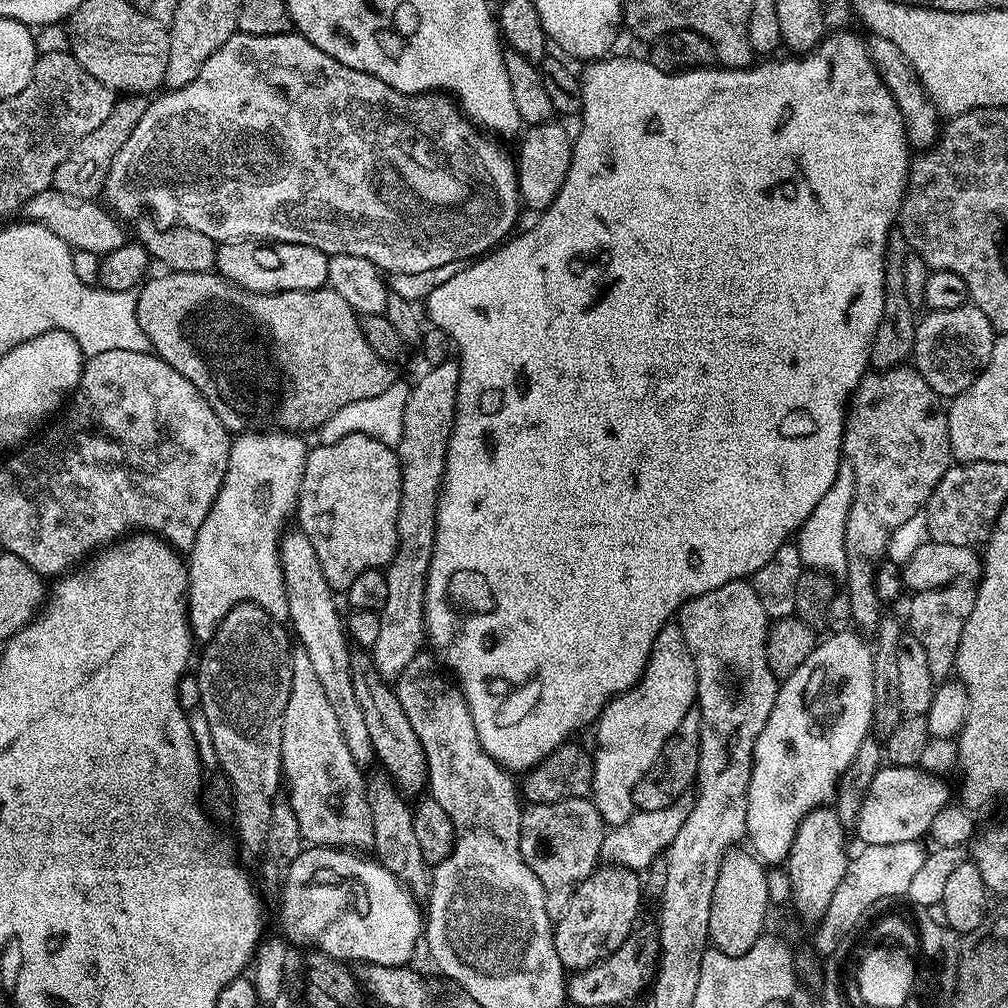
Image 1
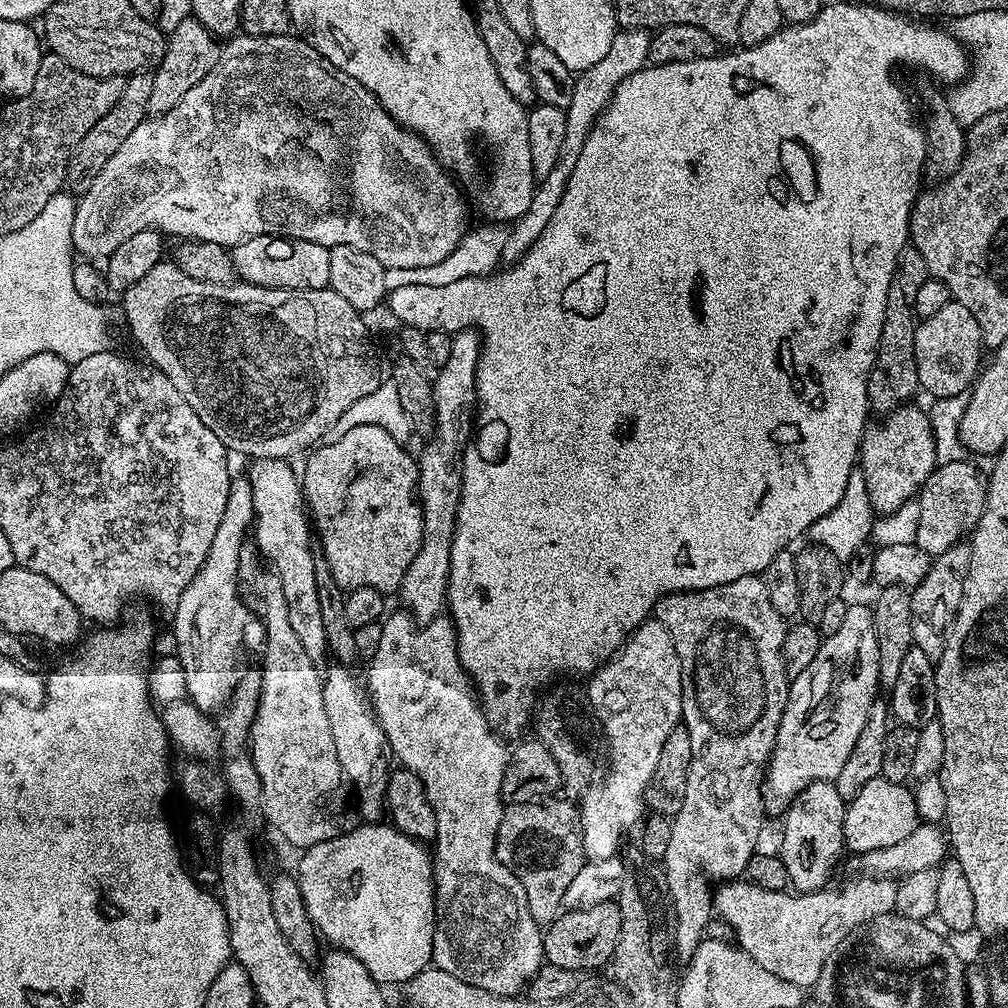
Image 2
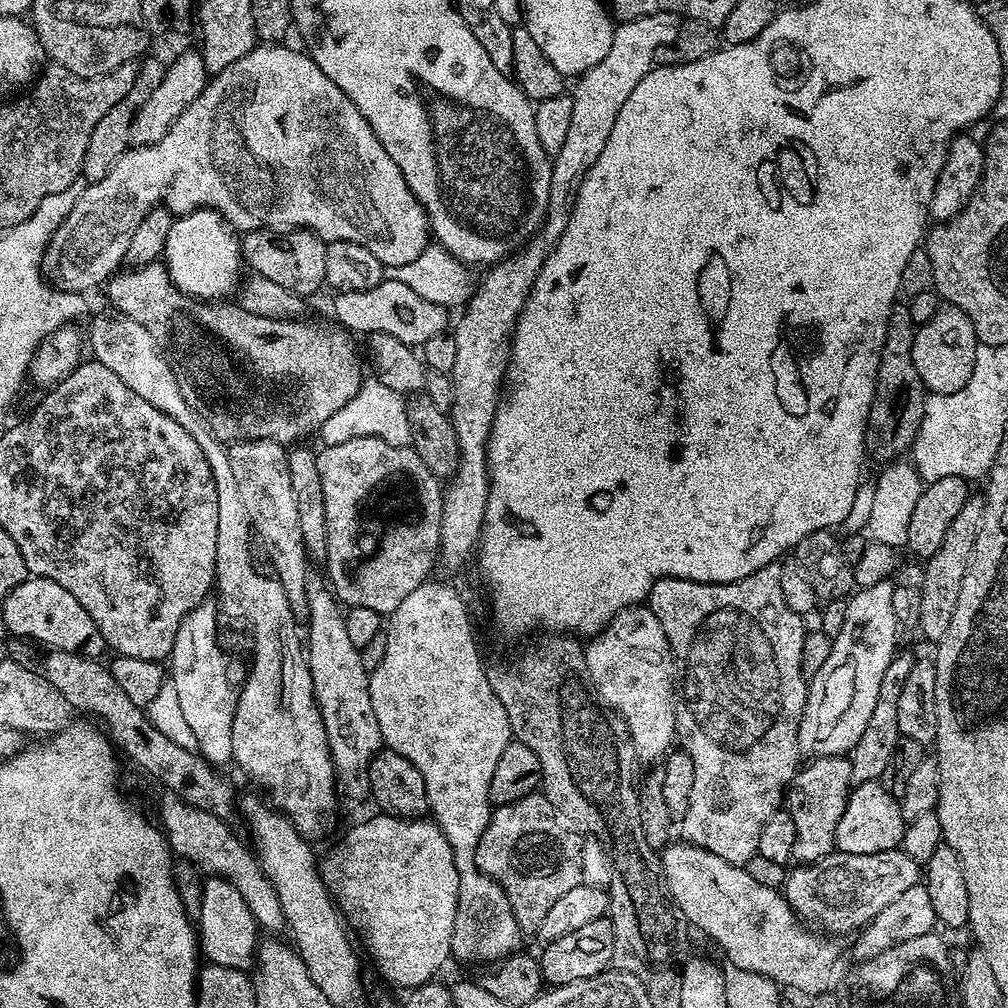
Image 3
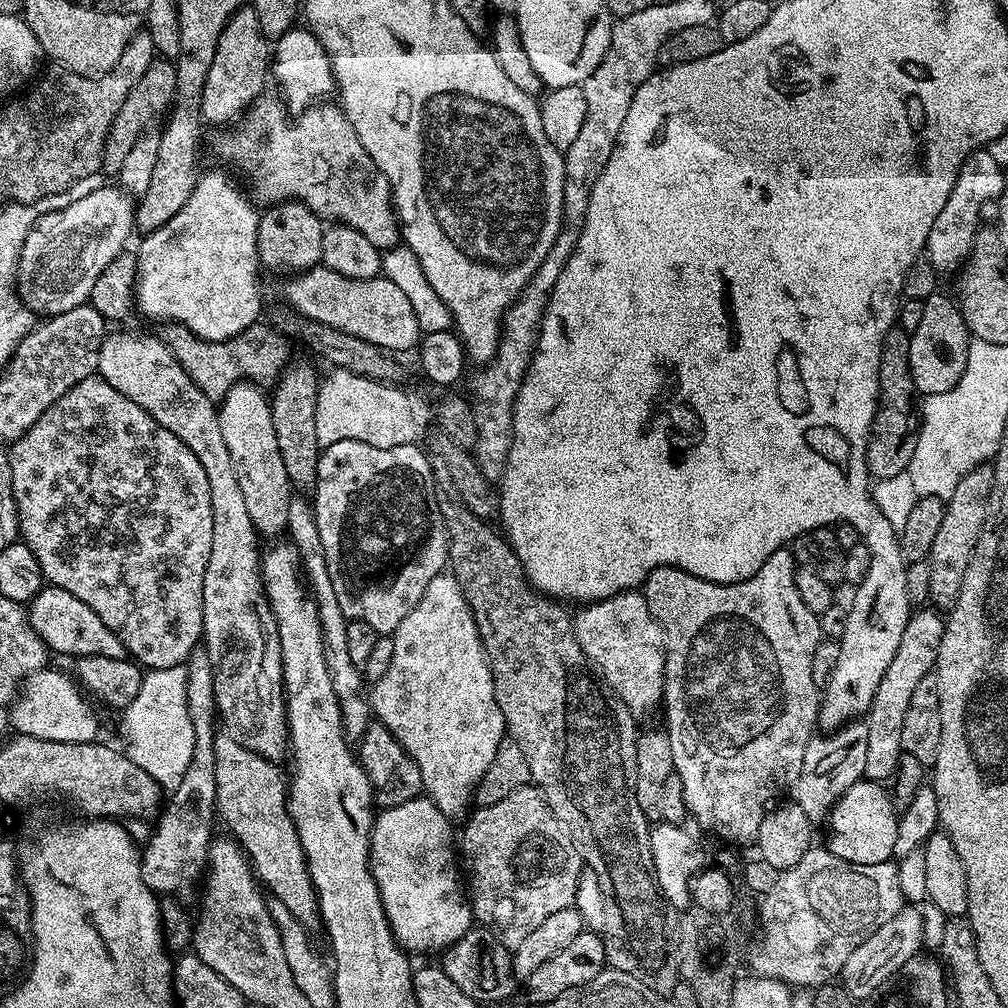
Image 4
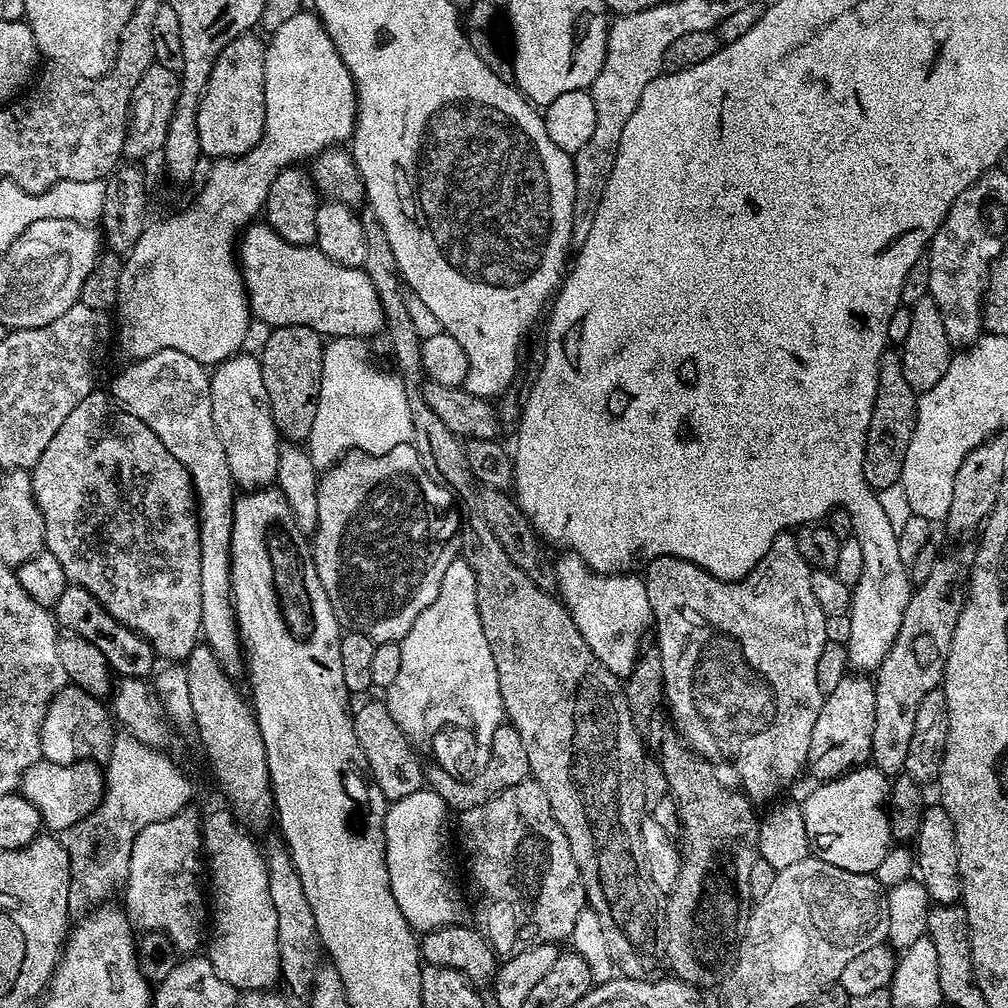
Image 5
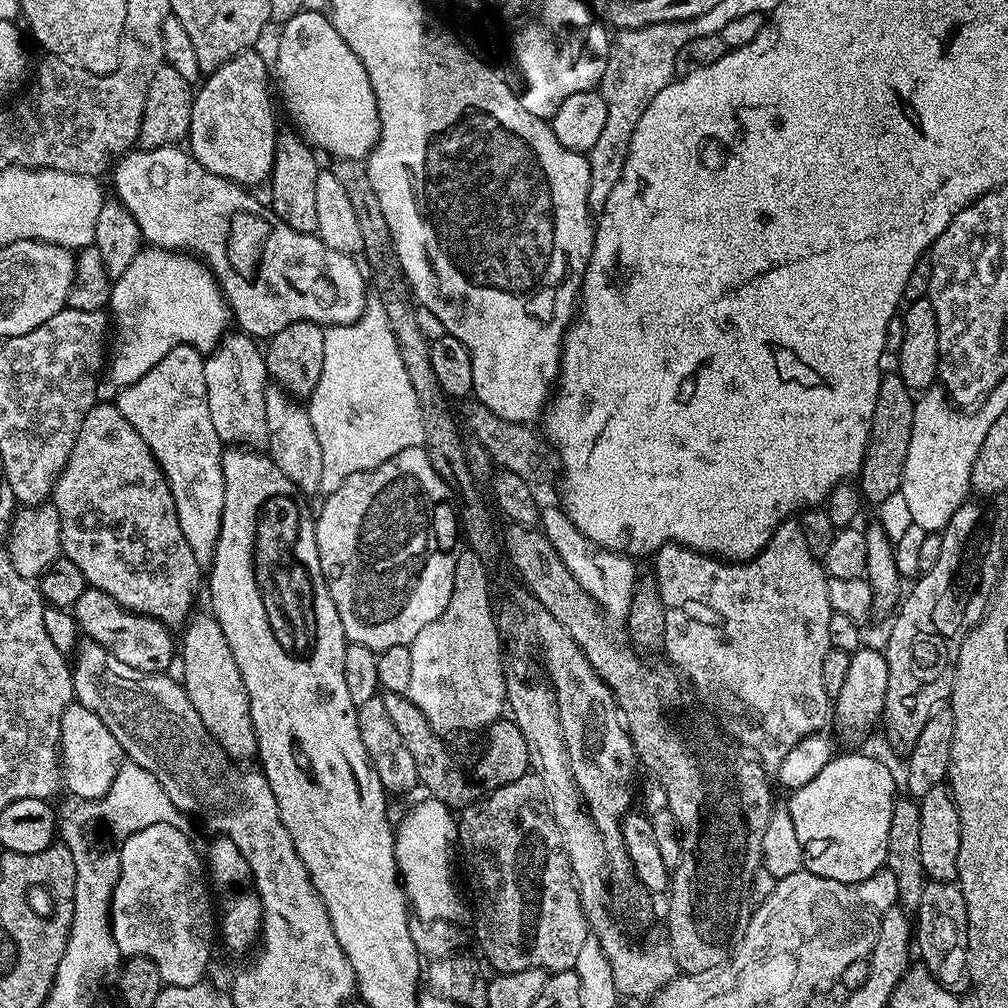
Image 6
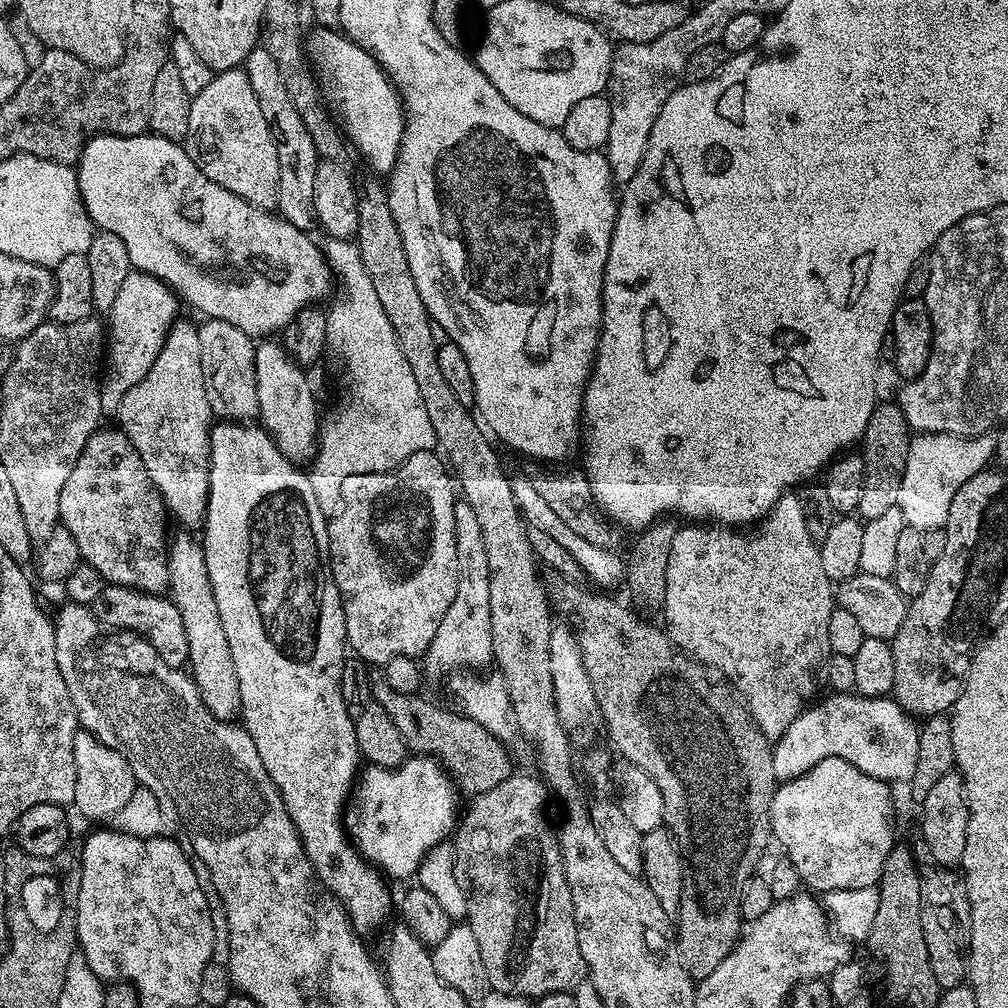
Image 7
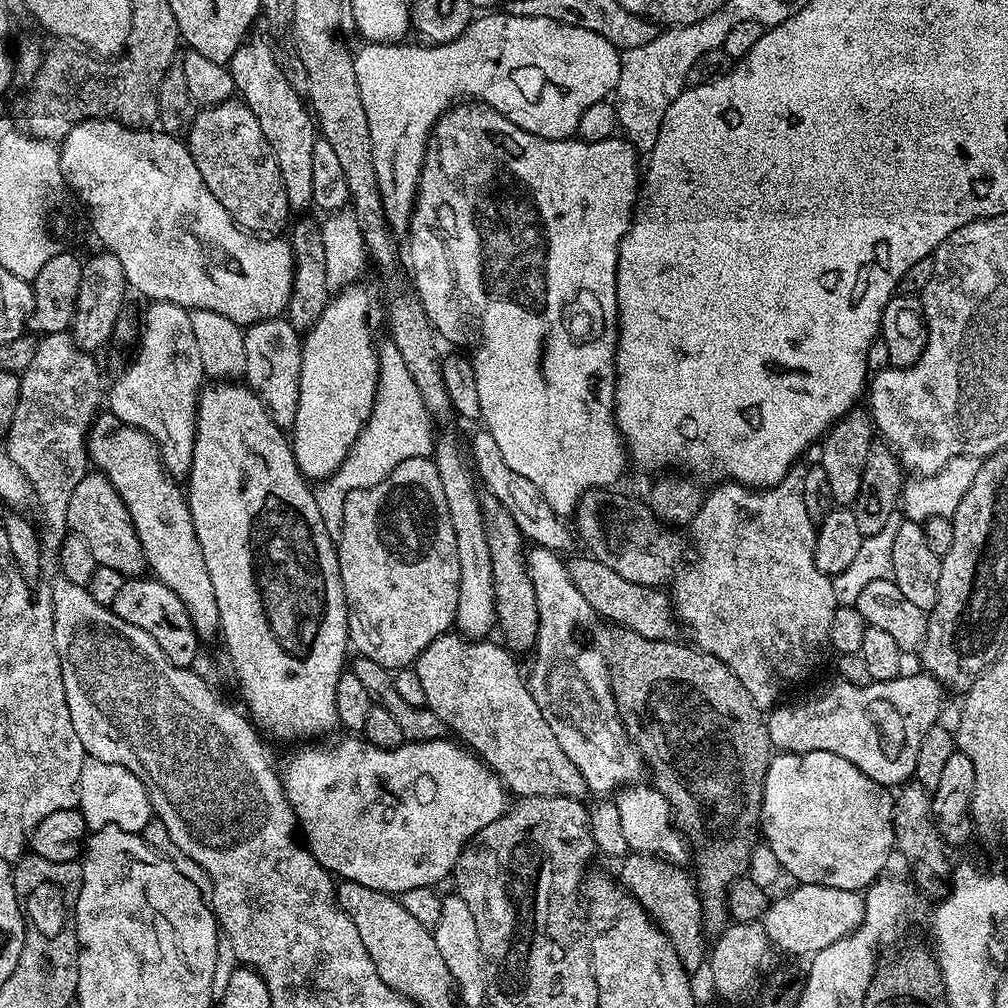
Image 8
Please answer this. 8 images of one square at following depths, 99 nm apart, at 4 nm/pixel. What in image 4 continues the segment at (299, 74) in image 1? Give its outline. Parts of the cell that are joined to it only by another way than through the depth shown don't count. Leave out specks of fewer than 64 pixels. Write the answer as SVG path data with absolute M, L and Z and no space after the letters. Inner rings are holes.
M261 94L252 101L235 126L221 131L224 133L213 142L212 148L226 163L233 164L238 171L248 175L247 187L257 205L271 206L282 204L286 200L296 200L325 222L345 224L358 230L358 234L370 238L376 248L394 248L401 239L401 234L392 207L390 186L382 170L378 170L370 154L366 154L362 142L358 142L358 134L354 134L354 126L350 126L344 109L335 103L328 103L332 102L317 102L295 118L290 118L290 112L279 95ZM105 186L88 192L78 202L70 202L62 210L47 212L40 216L38 222L26 234L26 242L20 251L20 261L16 267L16 290L21 300L32 309L33 313L47 318L57 316L66 310L74 310L78 306L89 303L92 299L94 282L98 282L98 274L114 262L120 253L125 251L128 235L134 232L133 225L134 200L119 187Z

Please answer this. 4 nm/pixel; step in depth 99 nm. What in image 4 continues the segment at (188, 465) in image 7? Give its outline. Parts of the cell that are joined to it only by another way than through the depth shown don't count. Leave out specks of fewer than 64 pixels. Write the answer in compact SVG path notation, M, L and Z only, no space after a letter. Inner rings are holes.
M109 331L104 337L98 354L98 375L106 382L110 382L110 386L114 386L114 390L118 390L118 394L126 394L126 398L130 398L130 402L138 402L138 406L142 406L142 410L150 413L159 424L166 426L166 430L170 430L170 434L174 434L182 442L186 442L186 446L190 446L190 450L194 450L194 458L198 458L198 462L202 462L202 470L206 470L206 479L210 481L210 502L214 510L214 542L210 545L210 562L206 562L206 578L202 582L202 626L204 627L202 651L208 655L208 661L214 674L216 710L219 719L222 721L222 728L224 724L223 731L230 738L234 738L234 742L242 742L242 746L246 746L246 750L254 750L267 760L279 761L279 756L283 752L285 755L289 751L288 715L284 709L284 671L282 670L280 639L276 633L276 619L272 617L272 608L268 604L268 597L264 595L264 582L260 579L262 554L260 550L256 550L258 533L256 527L250 522L250 513L246 511L246 502L242 495L242 489L238 487L238 474L234 474L234 462L230 462L230 450L226 450L226 442L222 442L220 414L217 405L210 398L206 398L206 394L202 394L202 390L198 390L198 386L190 378L190 374L186 374L186 370L182 370L178 358L164 345L163 339L157 337L155 340L152 336L139 336L136 332Z

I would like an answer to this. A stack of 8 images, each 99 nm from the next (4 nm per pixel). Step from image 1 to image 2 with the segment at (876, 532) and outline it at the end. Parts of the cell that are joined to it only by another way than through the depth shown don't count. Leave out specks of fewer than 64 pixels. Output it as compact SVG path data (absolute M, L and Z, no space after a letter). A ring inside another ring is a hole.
M909 402L883 417L881 424L869 423L860 443L858 468L865 475L873 513L889 514L917 499L920 487L938 467L932 418Z

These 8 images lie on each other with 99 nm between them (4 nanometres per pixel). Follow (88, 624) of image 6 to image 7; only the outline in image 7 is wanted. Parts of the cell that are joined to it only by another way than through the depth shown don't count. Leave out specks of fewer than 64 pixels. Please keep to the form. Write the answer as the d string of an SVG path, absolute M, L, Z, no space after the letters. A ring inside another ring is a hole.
M105 583L104 592L94 605L96 621L105 629L117 632L136 632L154 646L154 650L166 662L166 666L183 669L188 662L190 645L186 642L186 629L182 623L182 614L174 606L171 598L155 592L139 592L126 586Z

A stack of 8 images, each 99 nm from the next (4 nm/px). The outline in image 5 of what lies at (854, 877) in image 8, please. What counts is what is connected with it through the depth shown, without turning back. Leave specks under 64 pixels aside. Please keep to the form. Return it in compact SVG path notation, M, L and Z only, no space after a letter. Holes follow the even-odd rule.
M857 766L851 772L837 776L835 780L825 780L815 786L817 788L802 800L806 834L815 855L830 862L830 866L842 866L842 870L876 873L893 843L892 831L888 825L889 777L879 772L875 766Z

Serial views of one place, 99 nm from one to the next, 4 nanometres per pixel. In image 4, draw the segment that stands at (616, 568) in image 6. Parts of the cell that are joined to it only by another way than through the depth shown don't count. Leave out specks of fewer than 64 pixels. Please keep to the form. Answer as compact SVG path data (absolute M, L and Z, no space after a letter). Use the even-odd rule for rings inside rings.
M643 591L619 592L577 608L580 609L575 609L572 625L585 661L631 710L633 717L641 718L655 708L657 711L664 698L664 631L654 618Z

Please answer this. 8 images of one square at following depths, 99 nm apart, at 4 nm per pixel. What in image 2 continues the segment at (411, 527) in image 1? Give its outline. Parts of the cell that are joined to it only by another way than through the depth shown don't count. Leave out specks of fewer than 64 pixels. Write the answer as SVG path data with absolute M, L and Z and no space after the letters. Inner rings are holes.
M475 330L457 332L452 336L450 342L450 358L439 365L437 376L432 380L434 390L434 410L436 411L436 430L434 439L424 449L418 452L418 499L422 510L422 522L424 533L422 534L422 546L410 562L410 570L406 570L406 578L402 578L398 589L398 597L405 609L410 613L417 625L428 624L445 611L448 599L448 575L450 574L450 550L454 542L454 530L456 529L456 515L458 514L458 502L462 490L462 470L464 469L464 445L469 439L474 428L474 417L478 412L478 401L476 398L476 367L480 357L480 346L482 337Z

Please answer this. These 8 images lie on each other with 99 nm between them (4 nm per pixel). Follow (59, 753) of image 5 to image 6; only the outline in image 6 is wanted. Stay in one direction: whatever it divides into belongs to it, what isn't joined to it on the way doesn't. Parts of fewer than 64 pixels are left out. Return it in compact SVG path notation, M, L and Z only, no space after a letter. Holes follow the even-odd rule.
M78 703L69 704L62 714L62 730L60 731L60 762L62 765L62 780L80 802L101 800L110 790L120 765L126 757L118 738L106 730L106 722Z

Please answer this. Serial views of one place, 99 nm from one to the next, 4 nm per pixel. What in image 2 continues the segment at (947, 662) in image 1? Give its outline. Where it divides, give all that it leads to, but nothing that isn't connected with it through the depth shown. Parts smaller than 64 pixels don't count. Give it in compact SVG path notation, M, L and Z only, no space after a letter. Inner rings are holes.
M961 542L950 546L942 554L938 554L931 561L926 578L911 589L912 601L910 608L913 610L913 645L926 654L933 662L940 660L944 653L944 647L948 641L948 634L952 623L960 609L960 603L964 597L964 583L970 570L970 554L972 545Z

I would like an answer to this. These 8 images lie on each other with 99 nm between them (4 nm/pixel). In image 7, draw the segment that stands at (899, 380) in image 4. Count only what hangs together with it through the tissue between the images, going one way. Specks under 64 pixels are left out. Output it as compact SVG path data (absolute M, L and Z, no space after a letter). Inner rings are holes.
M877 403L870 414L870 422L862 437L862 455L866 474L862 482L862 498L858 502L856 512L861 521L867 522L879 518L890 507L899 505L902 494L902 478L906 474L906 458L908 447L912 444L913 433L906 422L906 414L902 414L899 403Z

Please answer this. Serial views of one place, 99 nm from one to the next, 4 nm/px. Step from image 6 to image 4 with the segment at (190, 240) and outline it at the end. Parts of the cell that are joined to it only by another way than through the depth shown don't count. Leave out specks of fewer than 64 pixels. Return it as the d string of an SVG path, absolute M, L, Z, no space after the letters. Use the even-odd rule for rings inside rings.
M317 266L289 275L285 280L288 280L284 284L287 307L306 318L401 354L407 353L407 348L415 349L421 339L422 333L410 302L406 302L406 294L402 294L390 278L379 275L369 280L351 280L346 274L334 274L334 270Z

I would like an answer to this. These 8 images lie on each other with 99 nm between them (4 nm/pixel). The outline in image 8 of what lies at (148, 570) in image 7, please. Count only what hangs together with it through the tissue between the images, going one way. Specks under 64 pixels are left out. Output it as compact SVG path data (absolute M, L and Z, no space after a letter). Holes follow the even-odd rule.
M89 471L82 482L74 486L74 494L70 494L68 526L71 535L84 539L86 546L90 546L90 554L94 554L97 565L110 566L110 570L118 570L125 578L139 577L143 573L140 571L145 571L142 542L138 540L134 522L104 473Z

